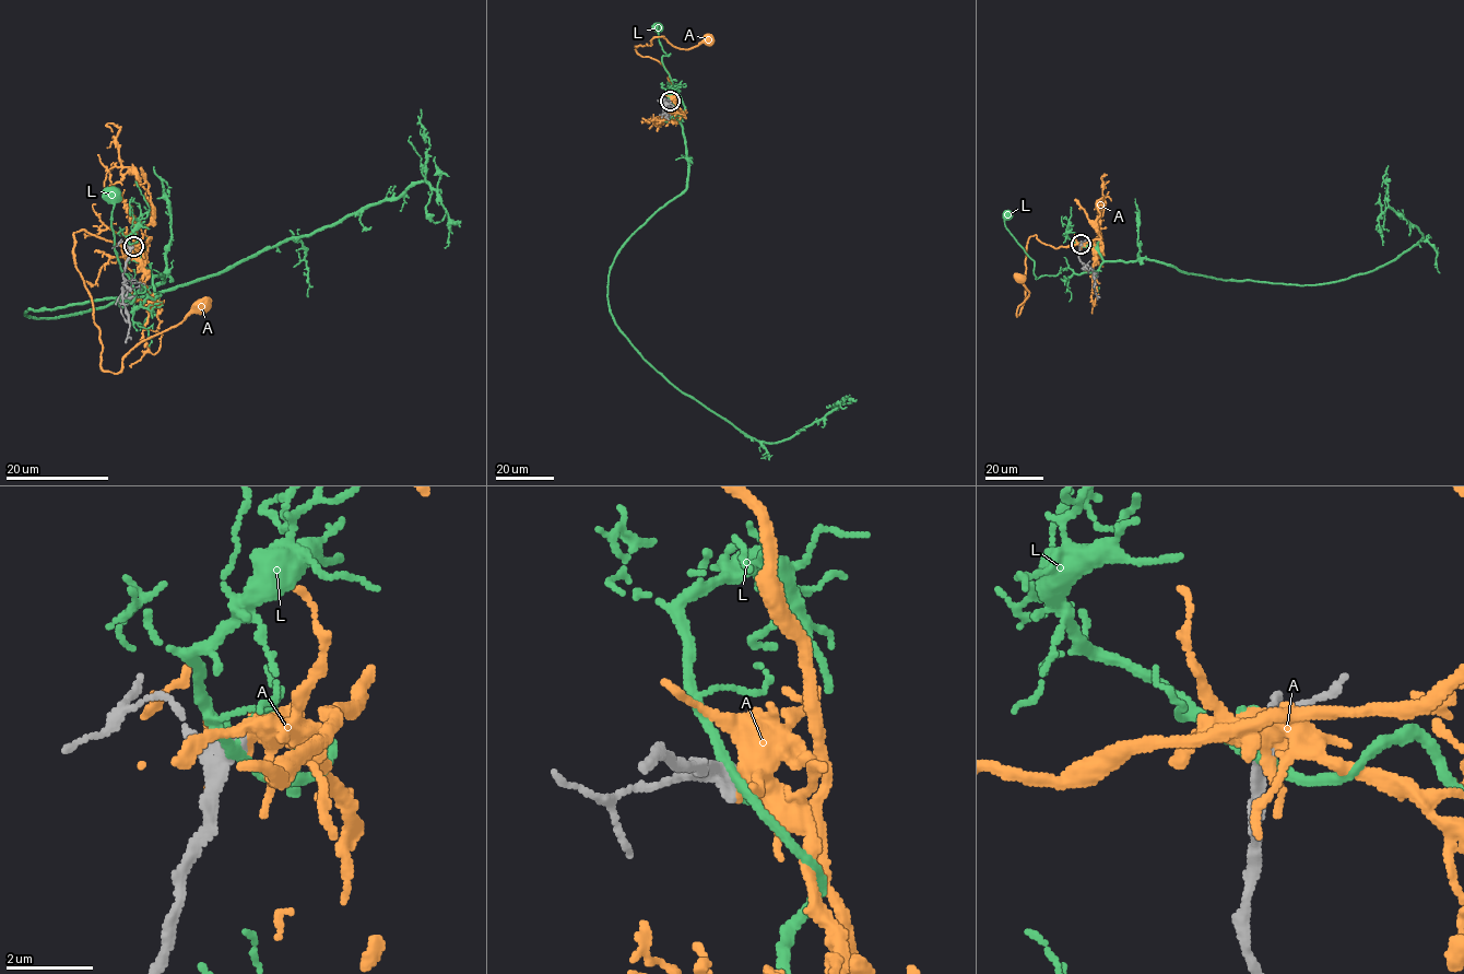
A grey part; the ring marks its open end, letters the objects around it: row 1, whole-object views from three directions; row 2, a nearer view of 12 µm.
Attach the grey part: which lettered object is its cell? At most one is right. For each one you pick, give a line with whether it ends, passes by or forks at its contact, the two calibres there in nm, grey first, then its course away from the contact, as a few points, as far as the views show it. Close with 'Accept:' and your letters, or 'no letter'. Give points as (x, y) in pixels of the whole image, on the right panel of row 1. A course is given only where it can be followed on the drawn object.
A: It forks there. Thickness 320 nm (grey) against 400 nm. Its course: (1081, 244), (1054, 248), (1035, 234), (1030, 236), (1025, 298), (1016, 316), (1029, 292), (1019, 279)
Accept: A

